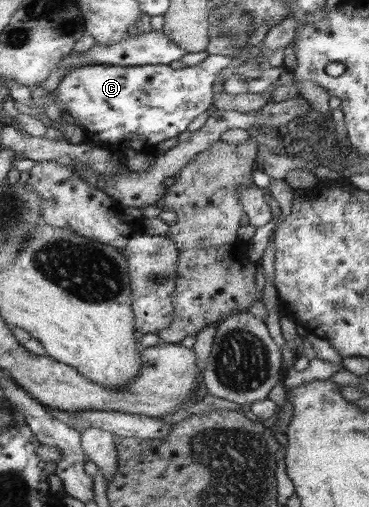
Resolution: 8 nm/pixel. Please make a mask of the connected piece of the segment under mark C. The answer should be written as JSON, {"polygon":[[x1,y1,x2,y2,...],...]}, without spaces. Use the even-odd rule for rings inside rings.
{"polygon":[[210,54,197,66,185,66,175,70,165,64,147,64,146,66,106,66,89,65,75,68,63,76,56,89,58,102,65,112,73,116,85,134,88,144,107,149,120,158,125,150,139,150,157,147,161,142,179,137,197,116,213,106,213,84,218,74,231,63,231,58,219,54]]}

